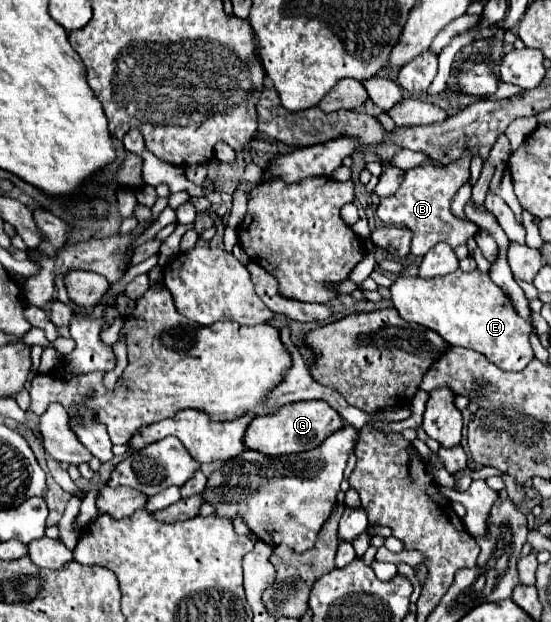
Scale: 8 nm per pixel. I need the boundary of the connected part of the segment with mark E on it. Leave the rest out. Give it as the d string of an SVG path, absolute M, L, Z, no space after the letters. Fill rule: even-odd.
M458 269L432 281L400 275L390 287L390 299L406 321L440 333L452 345L486 355L488 361L504 371L520 371L534 359L528 341L530 325L514 311L508 295L478 269L472 273Z

